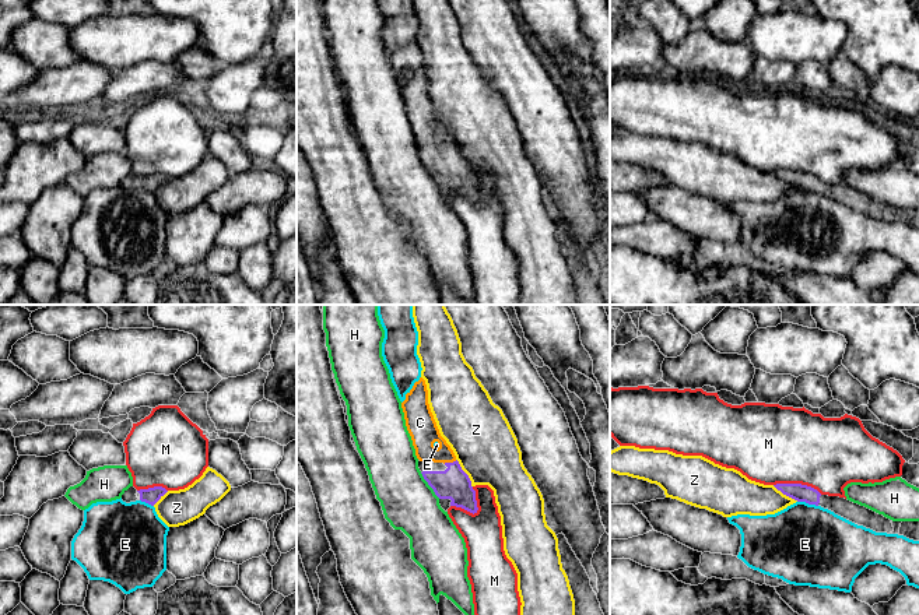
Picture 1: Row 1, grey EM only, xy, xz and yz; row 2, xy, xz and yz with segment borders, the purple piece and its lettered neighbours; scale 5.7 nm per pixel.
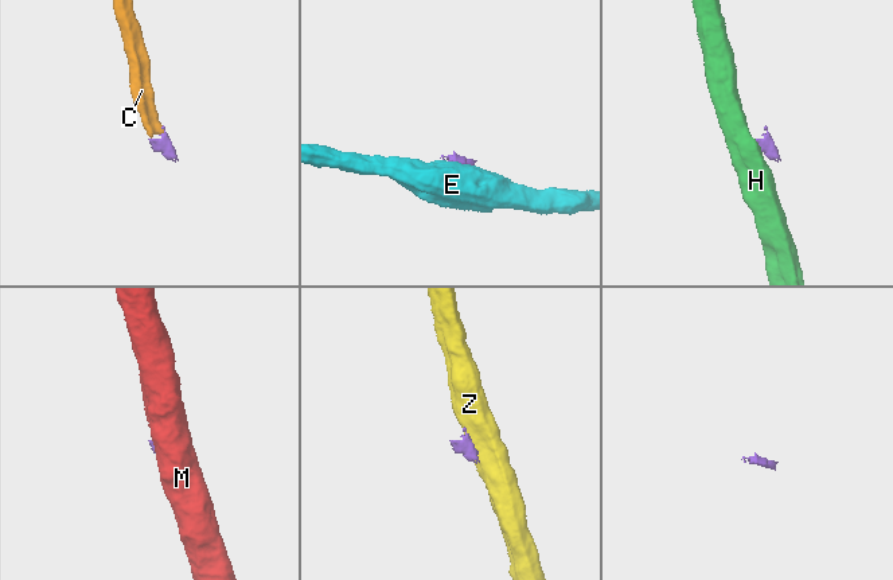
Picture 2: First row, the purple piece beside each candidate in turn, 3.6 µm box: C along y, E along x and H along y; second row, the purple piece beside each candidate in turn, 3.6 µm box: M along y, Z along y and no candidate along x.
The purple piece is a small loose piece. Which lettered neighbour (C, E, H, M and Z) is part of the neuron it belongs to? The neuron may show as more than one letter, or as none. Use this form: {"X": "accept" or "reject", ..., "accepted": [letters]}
{"C": "accept", "E": "reject", "H": "reject", "M": "reject", "Z": "reject", "accepted": ["C"]}

